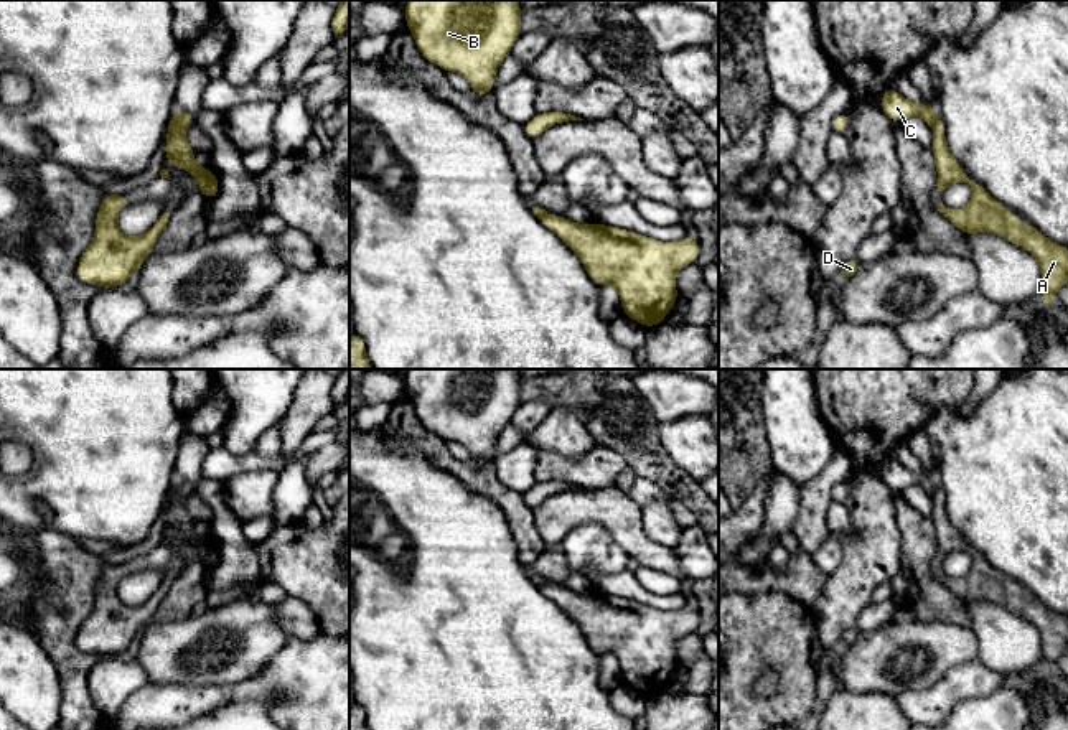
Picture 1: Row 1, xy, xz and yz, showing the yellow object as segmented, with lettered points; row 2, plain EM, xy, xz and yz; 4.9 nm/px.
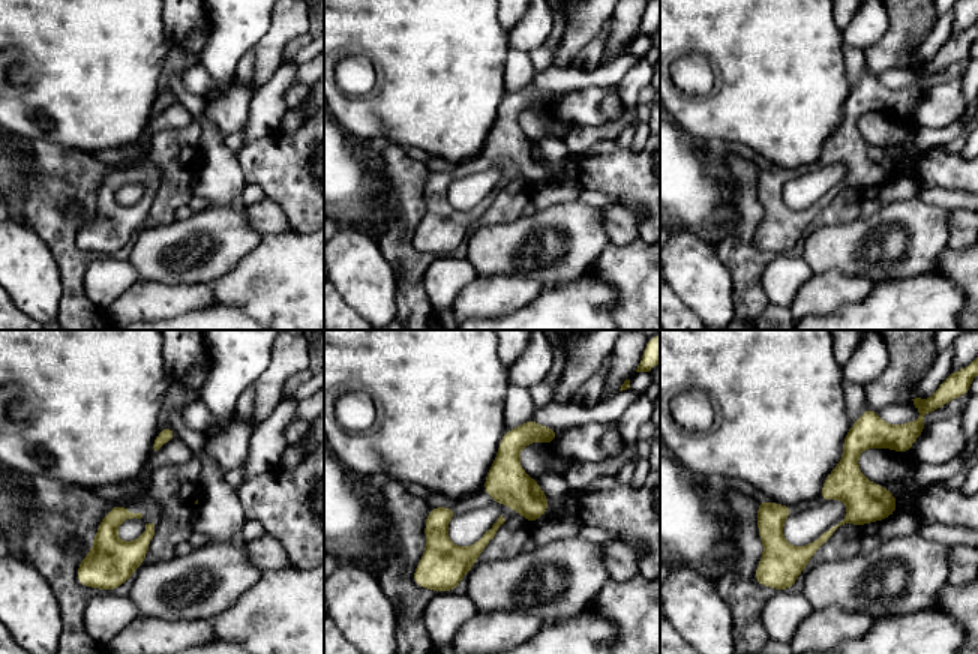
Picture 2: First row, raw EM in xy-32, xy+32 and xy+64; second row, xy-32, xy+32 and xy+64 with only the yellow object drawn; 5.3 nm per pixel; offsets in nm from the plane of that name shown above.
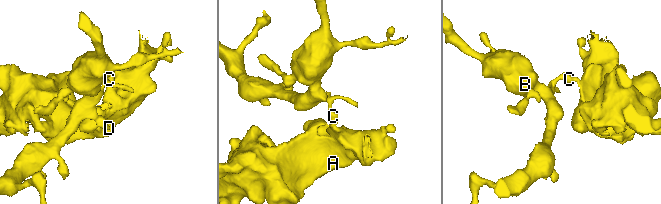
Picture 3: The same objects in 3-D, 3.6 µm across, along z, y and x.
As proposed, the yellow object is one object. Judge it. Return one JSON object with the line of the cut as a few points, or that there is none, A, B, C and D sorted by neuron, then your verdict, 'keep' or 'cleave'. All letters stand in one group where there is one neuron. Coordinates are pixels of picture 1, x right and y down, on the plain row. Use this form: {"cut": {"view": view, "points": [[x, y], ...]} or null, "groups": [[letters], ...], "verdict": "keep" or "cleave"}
{"cut": {"view": "yz", "points": [[936, 483], [932, 495]]}, "groups": [["A"], ["B", "C", "D"]], "verdict": "cleave"}

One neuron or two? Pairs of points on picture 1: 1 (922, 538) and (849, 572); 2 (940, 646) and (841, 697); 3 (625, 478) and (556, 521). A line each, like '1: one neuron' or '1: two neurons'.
1: two neurons
2: two neurons
3: two neurons

